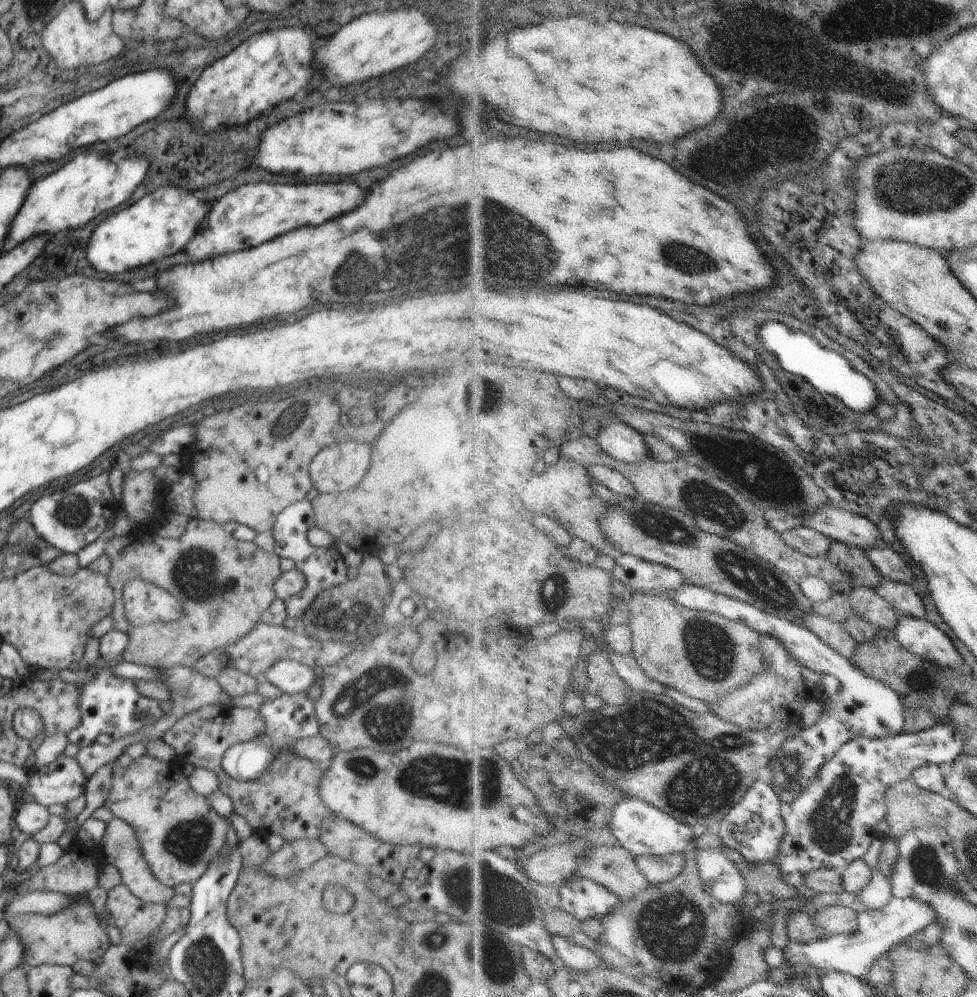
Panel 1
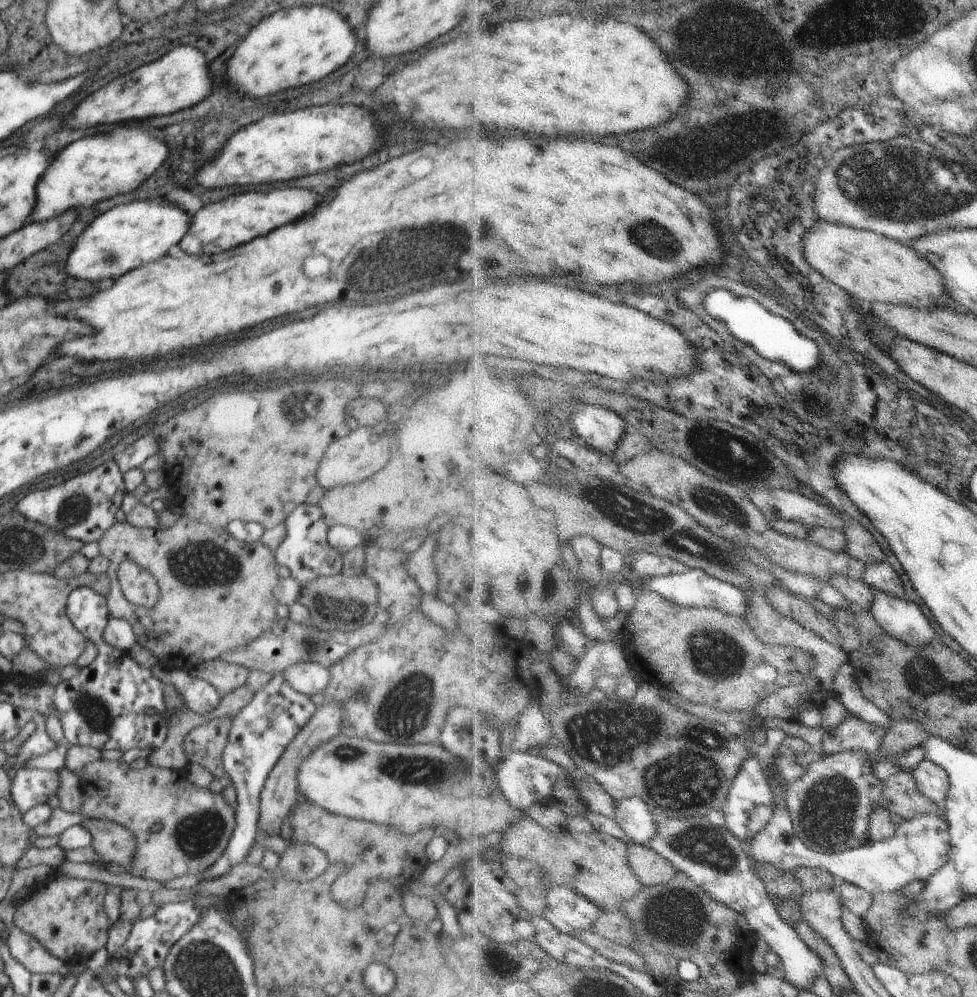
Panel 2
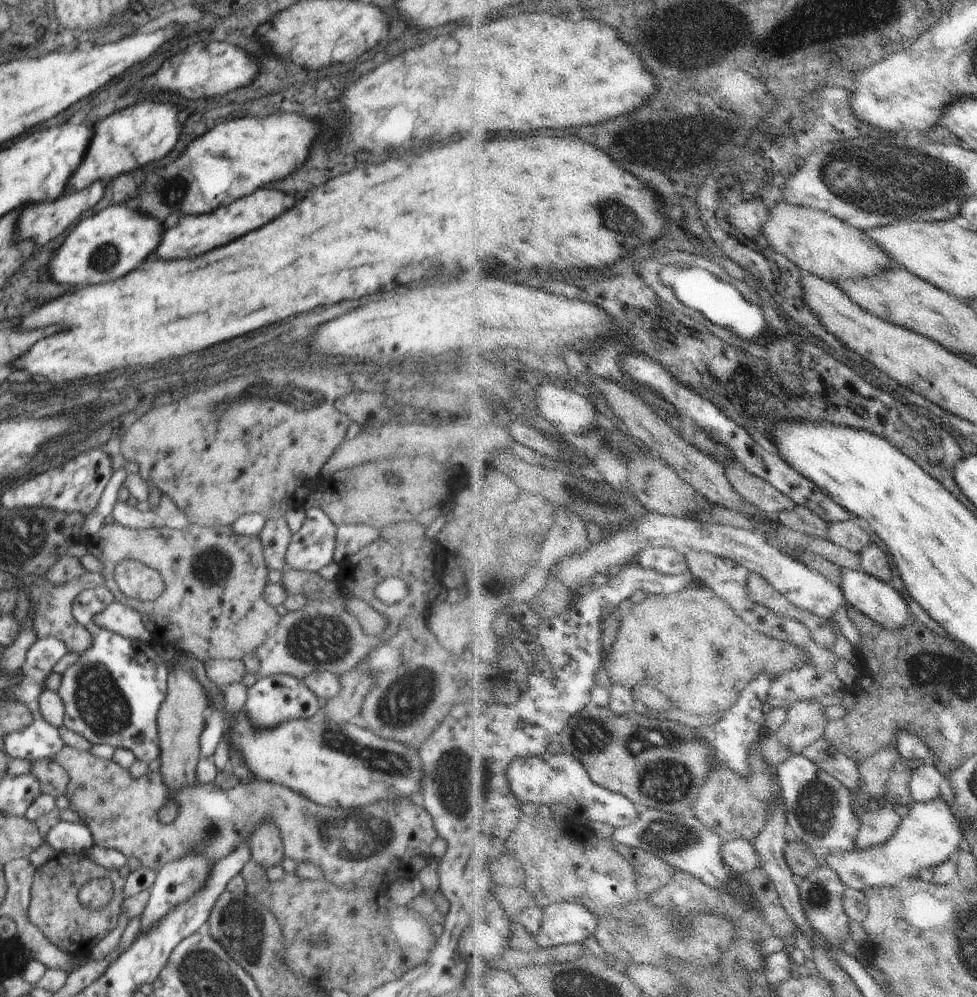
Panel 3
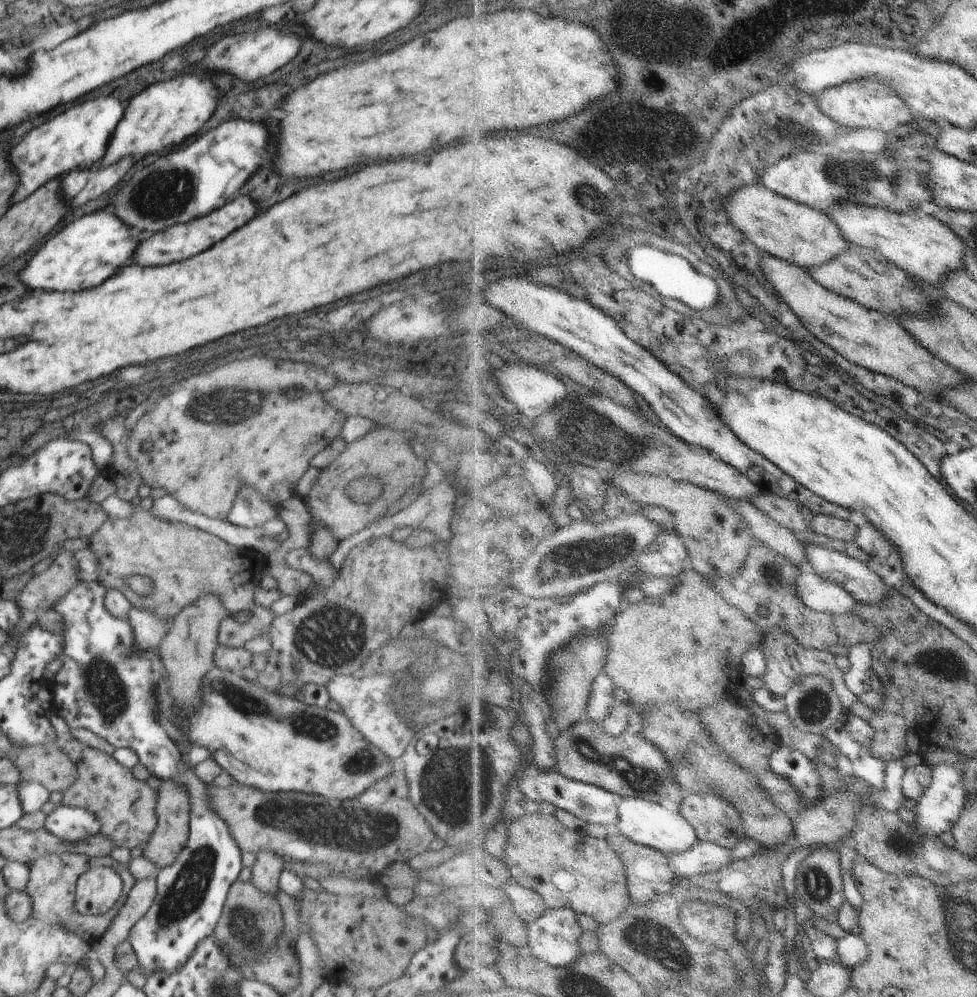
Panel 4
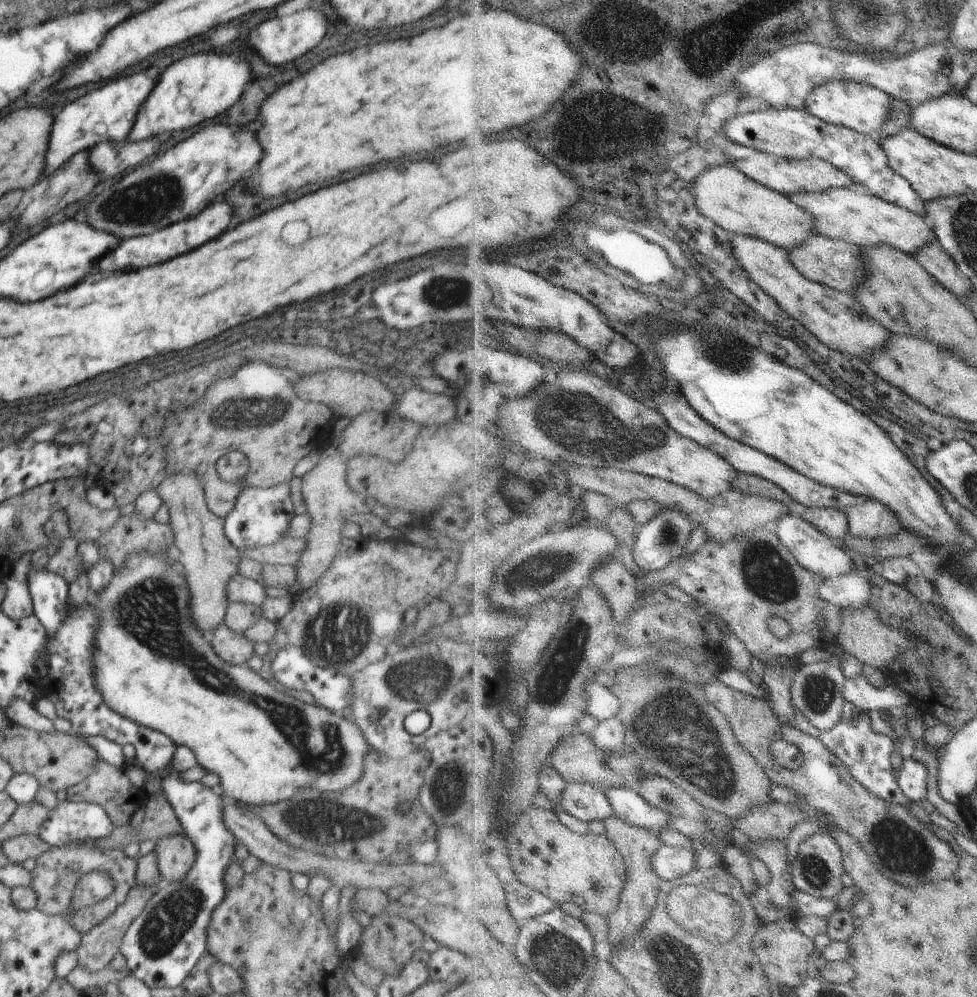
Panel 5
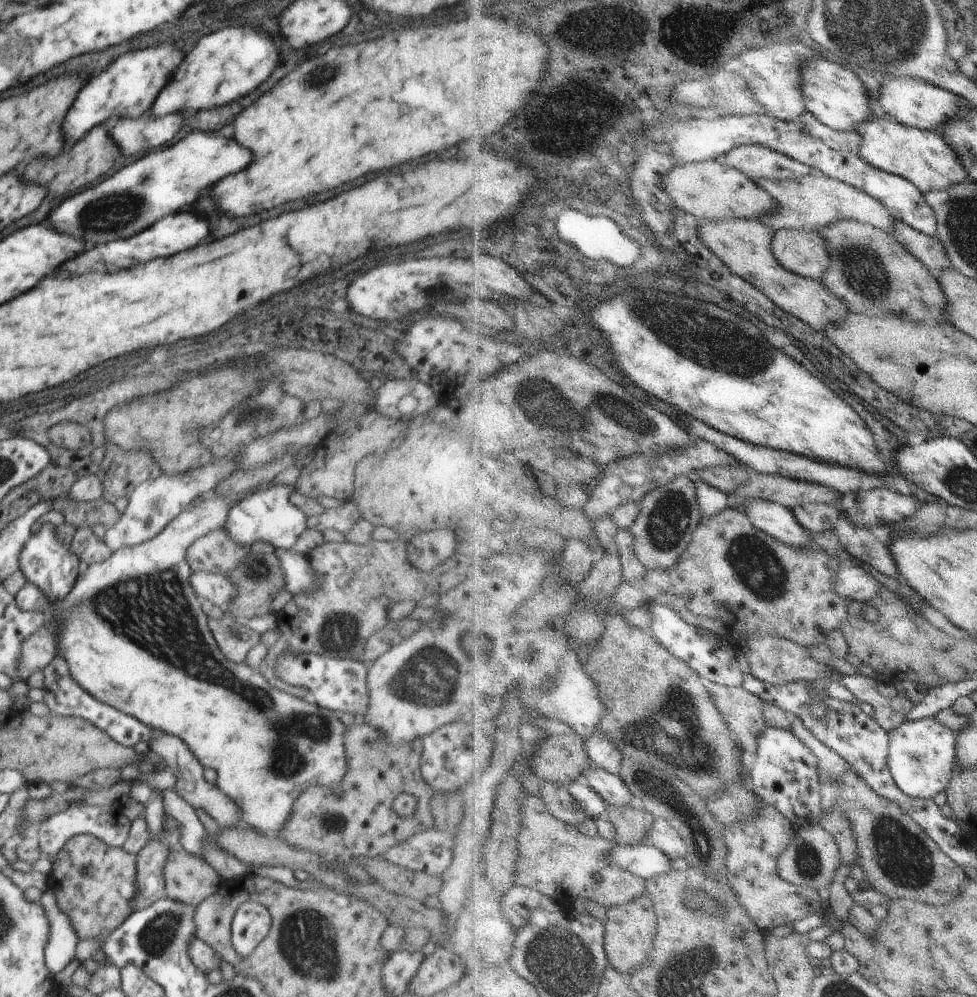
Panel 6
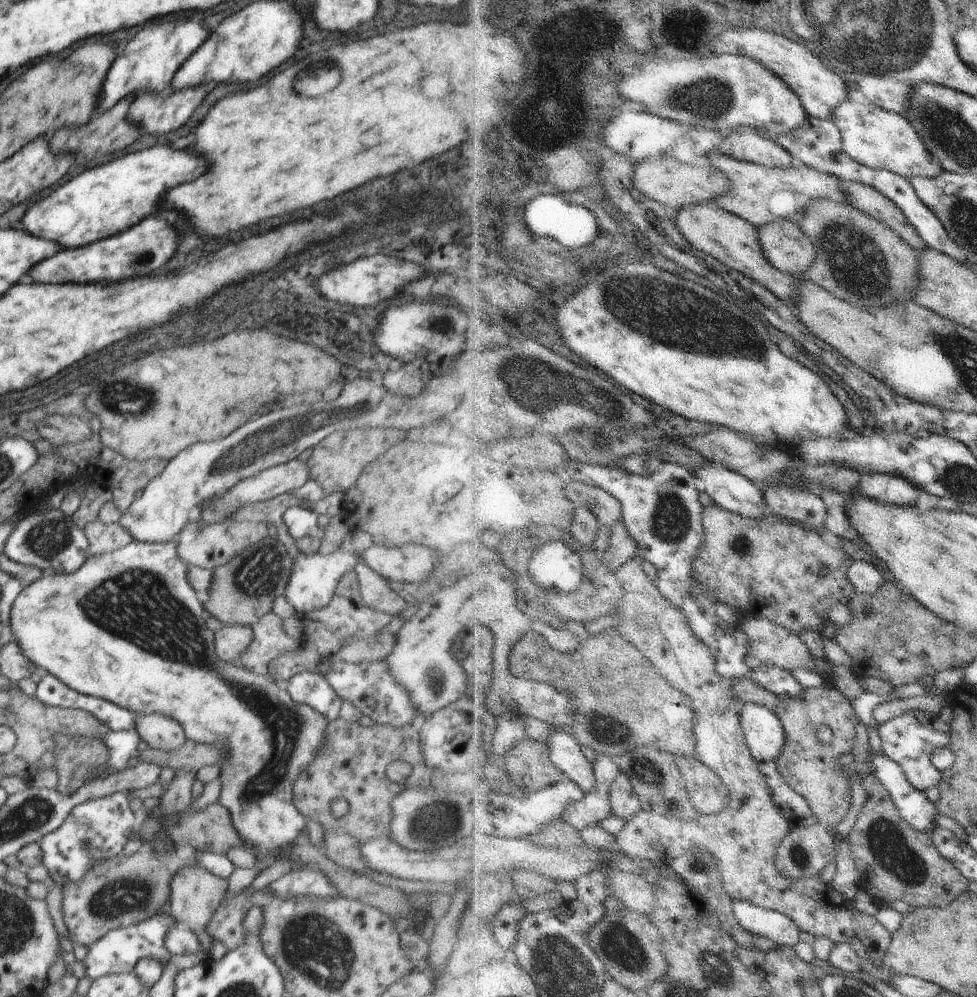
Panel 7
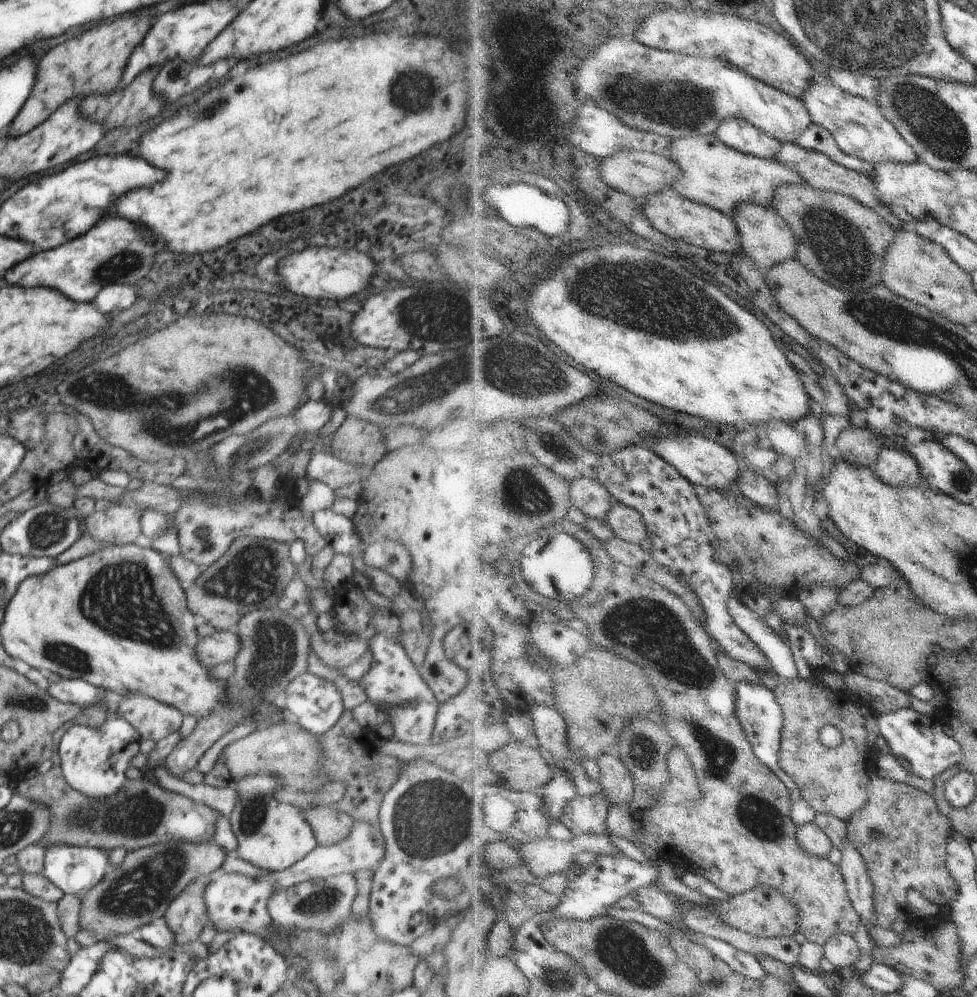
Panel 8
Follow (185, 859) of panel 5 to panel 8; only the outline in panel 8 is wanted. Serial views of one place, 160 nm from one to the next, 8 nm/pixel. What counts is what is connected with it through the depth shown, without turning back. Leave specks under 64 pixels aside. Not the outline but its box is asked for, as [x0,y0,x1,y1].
[163,877,211,946]

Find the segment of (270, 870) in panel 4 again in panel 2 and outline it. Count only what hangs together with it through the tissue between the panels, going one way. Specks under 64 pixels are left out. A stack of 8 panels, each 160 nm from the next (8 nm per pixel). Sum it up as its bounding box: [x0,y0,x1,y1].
[259,703,344,834]

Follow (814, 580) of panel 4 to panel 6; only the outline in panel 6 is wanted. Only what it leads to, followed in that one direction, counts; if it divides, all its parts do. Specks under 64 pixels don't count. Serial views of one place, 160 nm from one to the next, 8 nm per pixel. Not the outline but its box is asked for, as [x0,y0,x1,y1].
[835,565,883,602]

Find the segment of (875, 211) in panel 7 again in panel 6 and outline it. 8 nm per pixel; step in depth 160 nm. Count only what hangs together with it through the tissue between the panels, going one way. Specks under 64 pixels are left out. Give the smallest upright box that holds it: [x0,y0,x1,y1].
[894,220,954,279]

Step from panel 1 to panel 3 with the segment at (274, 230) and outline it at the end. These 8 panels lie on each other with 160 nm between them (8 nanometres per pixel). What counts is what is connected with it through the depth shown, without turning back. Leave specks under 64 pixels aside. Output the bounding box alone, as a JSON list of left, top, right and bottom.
[158,188,294,260]

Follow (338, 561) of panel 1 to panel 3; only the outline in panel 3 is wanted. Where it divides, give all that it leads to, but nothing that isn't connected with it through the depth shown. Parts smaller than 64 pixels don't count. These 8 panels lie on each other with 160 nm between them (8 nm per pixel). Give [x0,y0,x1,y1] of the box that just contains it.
[286,507,337,573]

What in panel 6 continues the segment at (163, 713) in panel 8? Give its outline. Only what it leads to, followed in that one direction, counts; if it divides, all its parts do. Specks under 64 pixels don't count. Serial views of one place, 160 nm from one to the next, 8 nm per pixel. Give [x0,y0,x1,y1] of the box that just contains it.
[148,732,254,830]

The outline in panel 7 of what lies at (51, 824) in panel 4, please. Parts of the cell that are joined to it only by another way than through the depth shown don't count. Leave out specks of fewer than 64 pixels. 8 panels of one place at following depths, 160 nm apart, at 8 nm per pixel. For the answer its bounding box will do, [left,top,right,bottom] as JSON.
[38,793,136,886]

